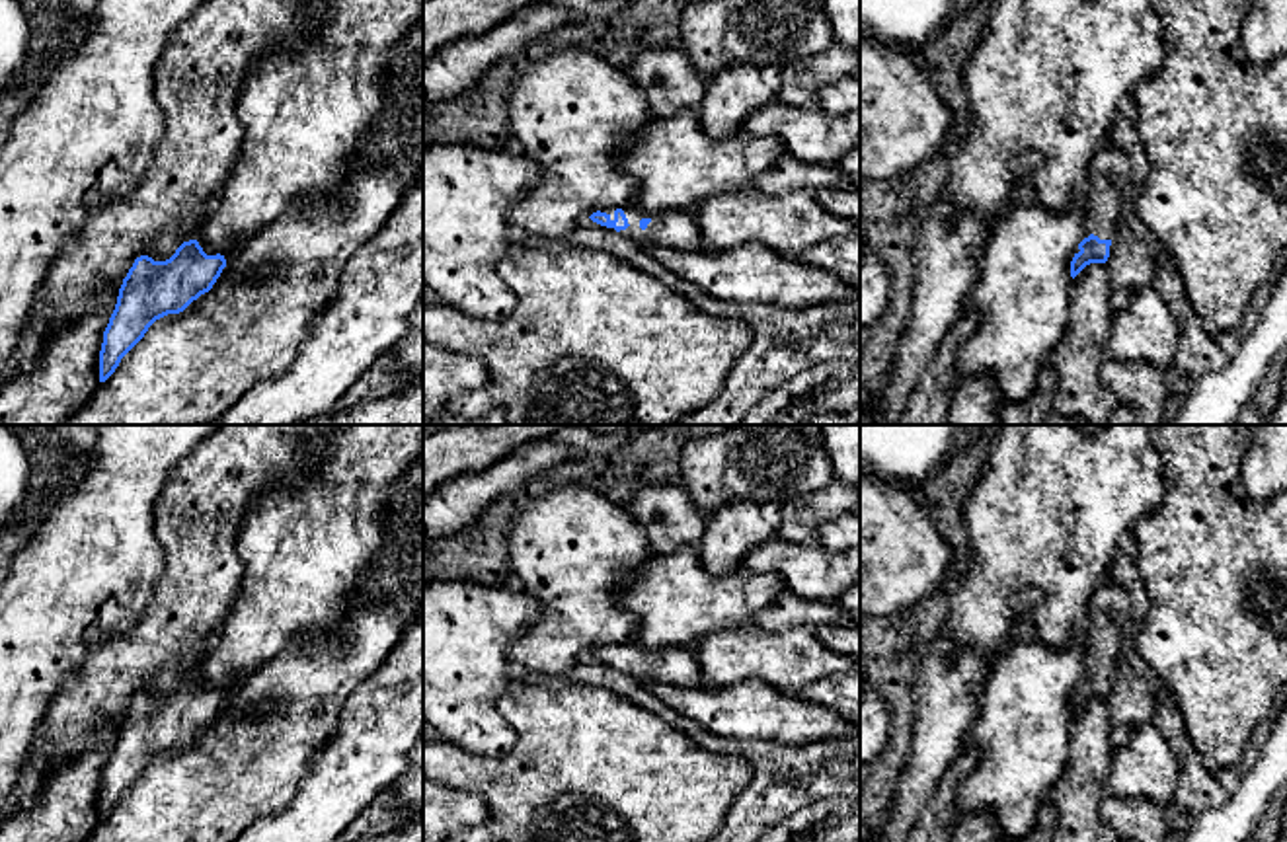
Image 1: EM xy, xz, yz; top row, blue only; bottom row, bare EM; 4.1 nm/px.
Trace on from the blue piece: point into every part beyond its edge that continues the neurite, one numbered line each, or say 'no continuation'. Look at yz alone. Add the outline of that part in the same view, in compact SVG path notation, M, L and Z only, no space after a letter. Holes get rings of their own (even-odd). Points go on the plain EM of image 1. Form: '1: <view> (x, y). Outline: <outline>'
1: yz (1110, 609). Outline: M1108 579L1096 591L1084 616L1084 674L1090 670L1100 676L1113 674L1119 661L1121 635L1133 614L1133 606L1129 591L1113 579Z

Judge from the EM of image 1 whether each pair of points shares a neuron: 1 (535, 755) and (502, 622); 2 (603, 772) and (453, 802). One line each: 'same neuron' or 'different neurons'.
1: different neurons
2: different neurons

